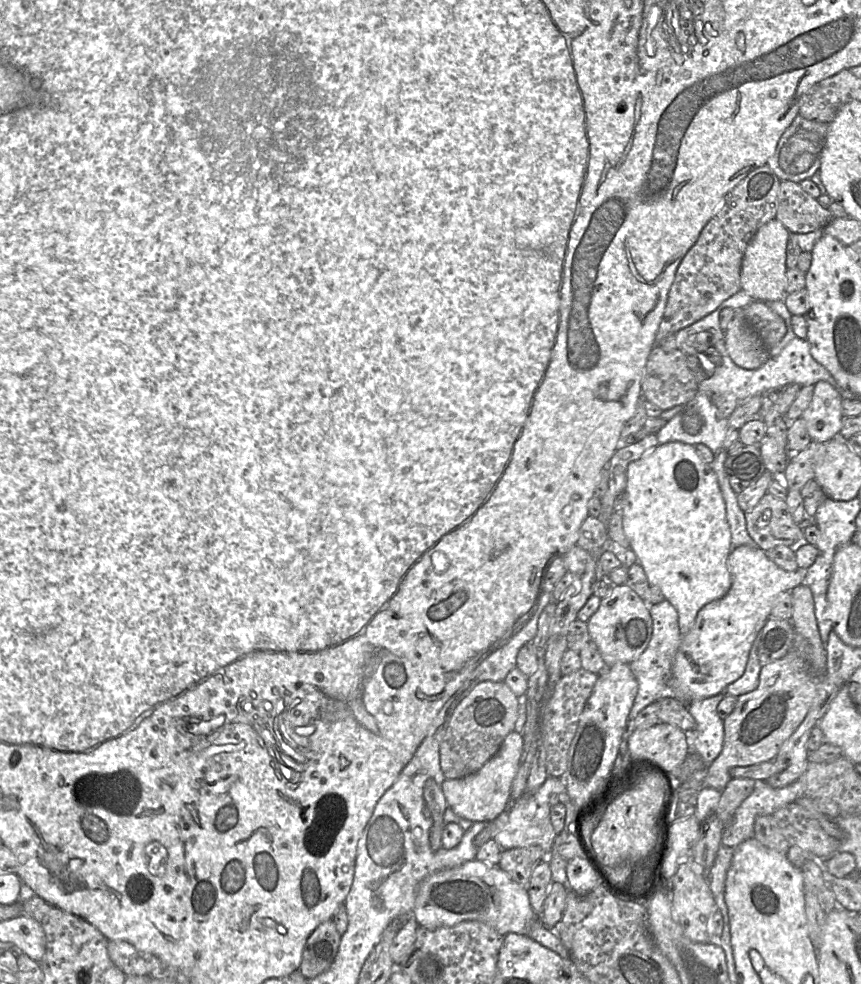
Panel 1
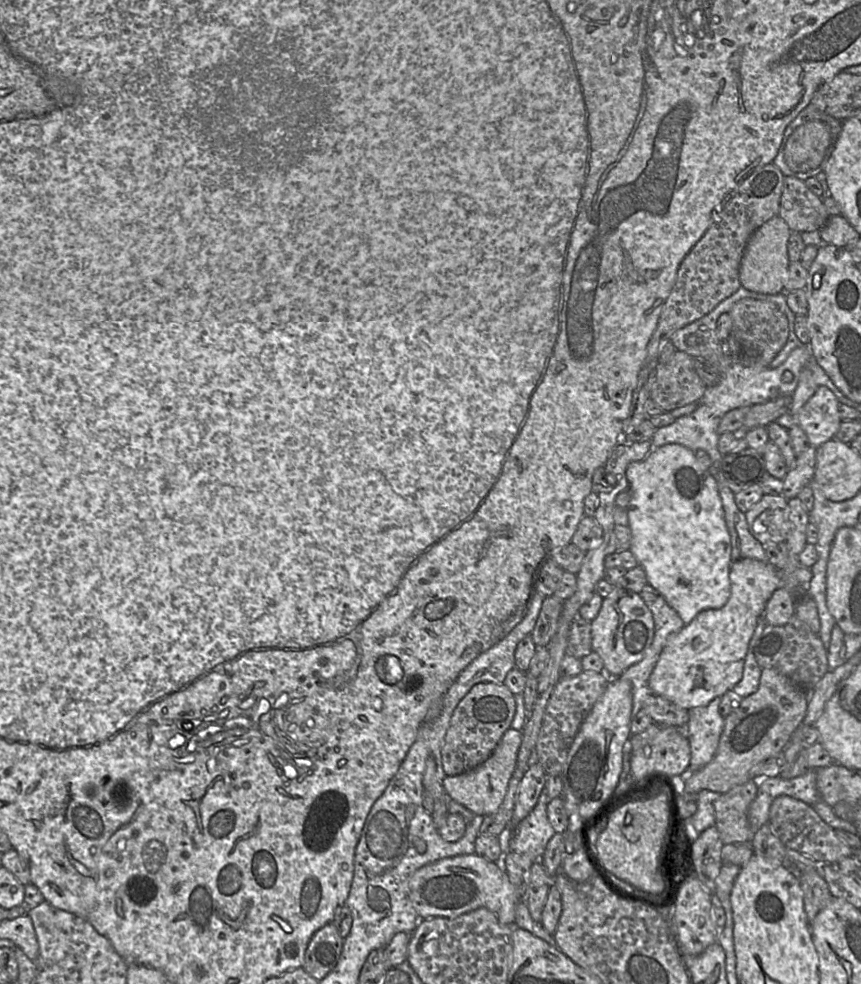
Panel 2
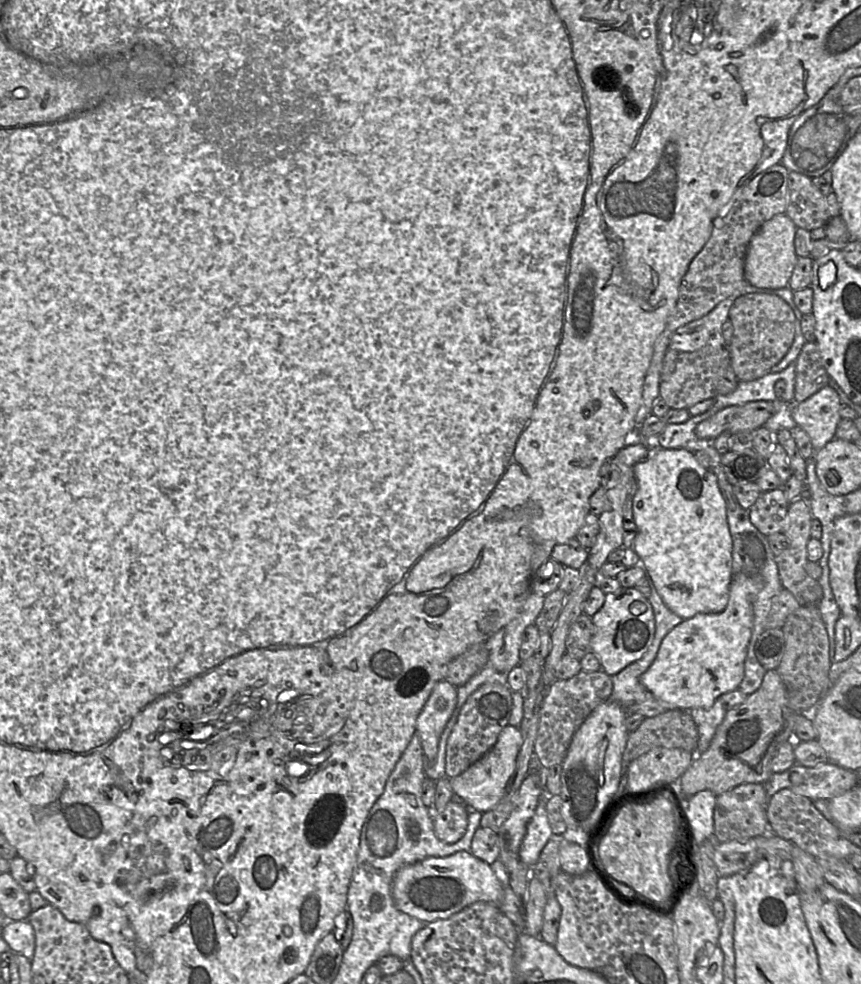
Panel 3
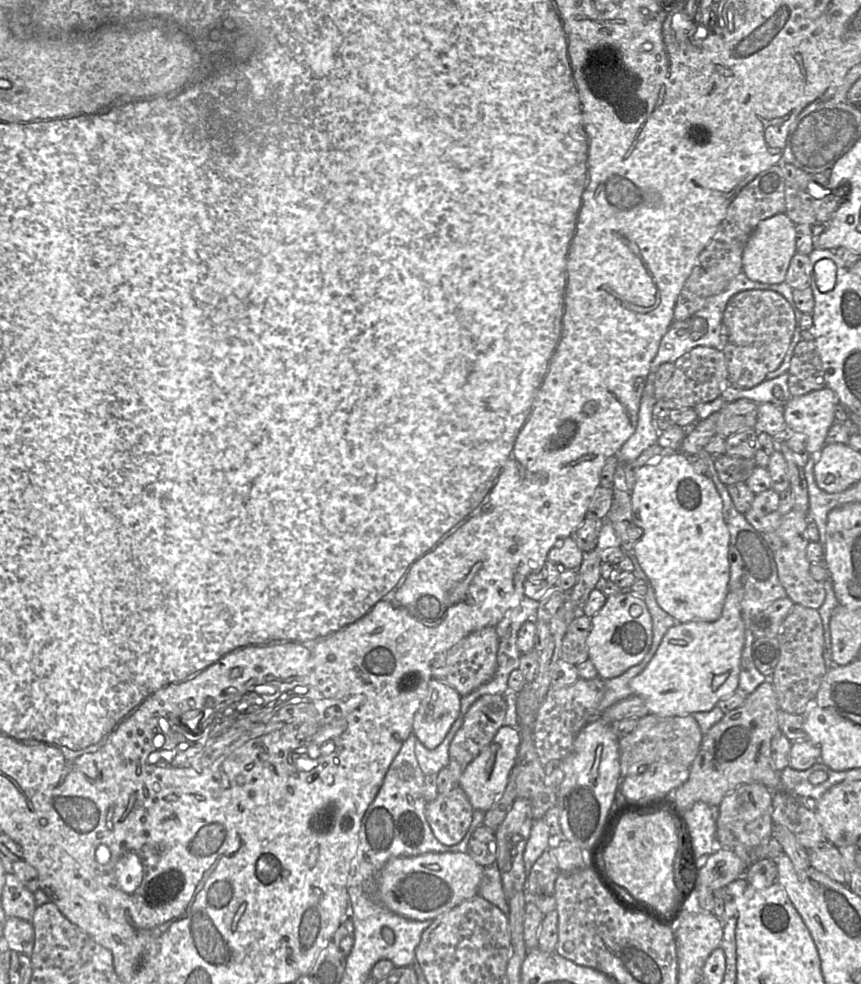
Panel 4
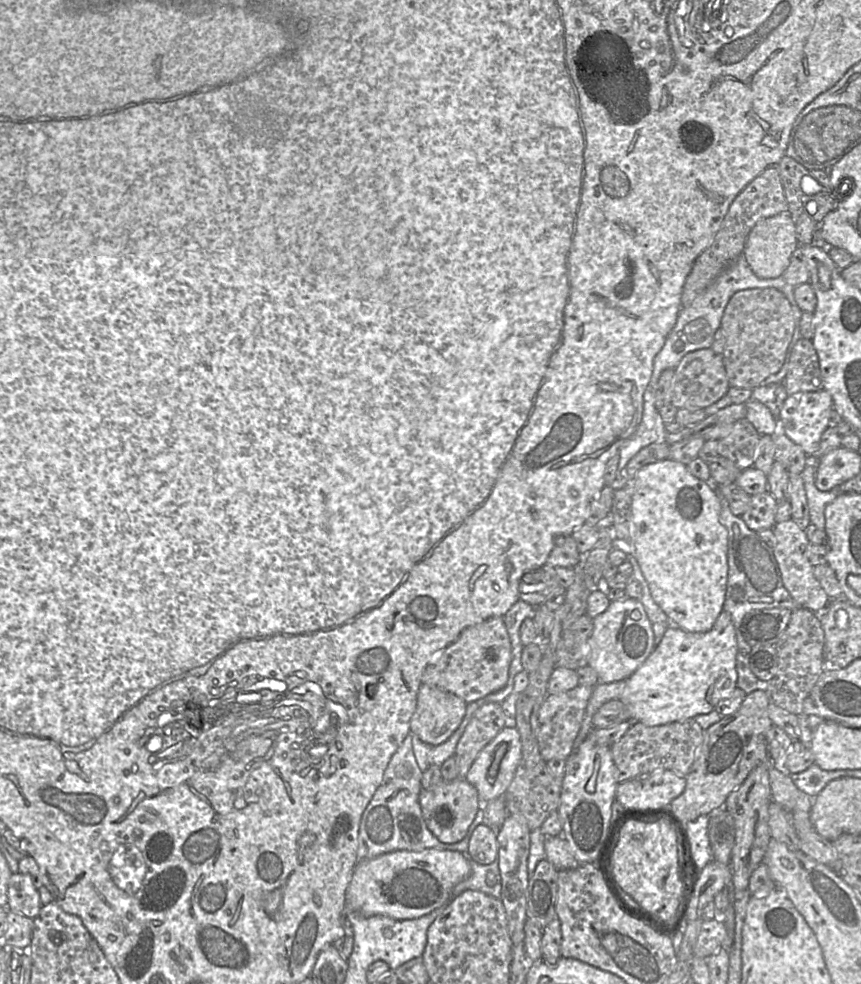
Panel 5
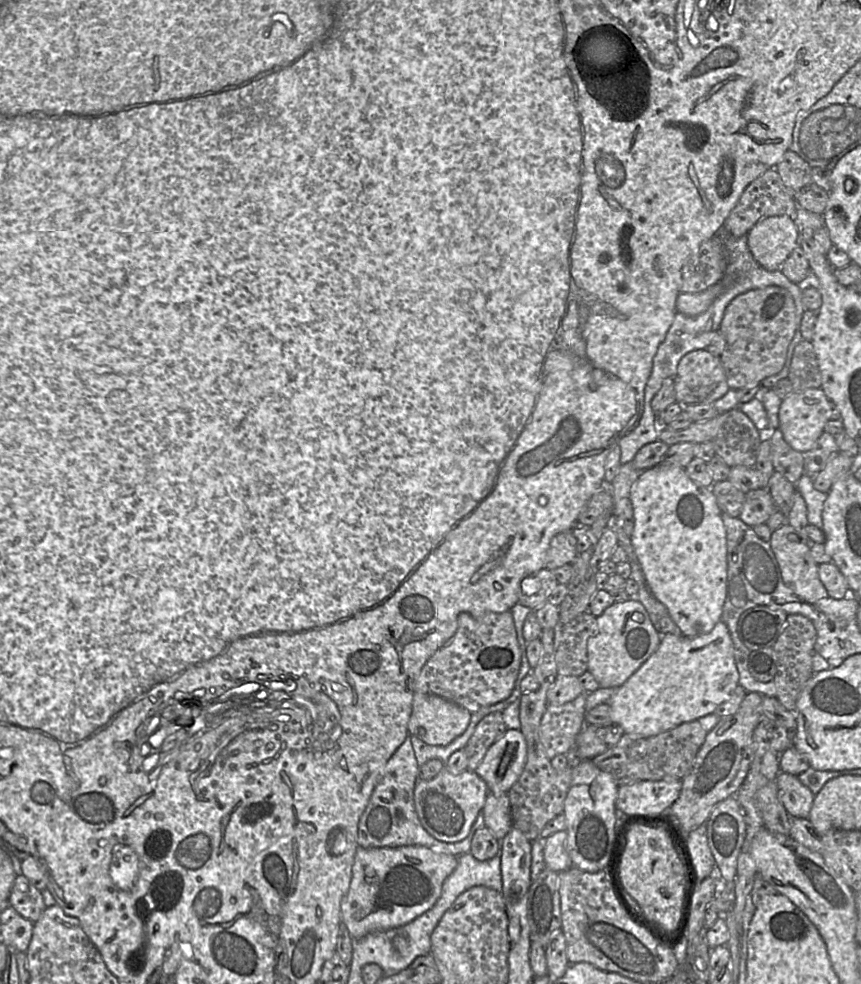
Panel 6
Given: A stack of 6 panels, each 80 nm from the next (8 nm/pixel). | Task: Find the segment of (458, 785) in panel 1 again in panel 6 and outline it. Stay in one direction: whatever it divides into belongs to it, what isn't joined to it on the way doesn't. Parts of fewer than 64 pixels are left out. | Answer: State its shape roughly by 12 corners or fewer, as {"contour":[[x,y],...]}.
{"contour":[[507,729],[475,772],[489,792],[504,794],[521,775],[526,742]]}

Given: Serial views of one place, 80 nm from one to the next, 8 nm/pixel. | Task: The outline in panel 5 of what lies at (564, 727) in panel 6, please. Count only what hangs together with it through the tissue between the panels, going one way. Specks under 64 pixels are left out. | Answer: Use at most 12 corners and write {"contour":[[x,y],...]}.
{"contour":[[594,687],[548,694],[538,712],[544,761],[573,752]]}

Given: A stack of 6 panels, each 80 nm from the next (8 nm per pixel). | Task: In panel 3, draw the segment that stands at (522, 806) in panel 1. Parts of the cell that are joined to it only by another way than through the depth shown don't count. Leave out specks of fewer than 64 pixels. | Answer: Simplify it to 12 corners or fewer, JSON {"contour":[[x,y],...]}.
{"contour":[[545,800],[527,825],[520,861],[533,867],[552,835]]}

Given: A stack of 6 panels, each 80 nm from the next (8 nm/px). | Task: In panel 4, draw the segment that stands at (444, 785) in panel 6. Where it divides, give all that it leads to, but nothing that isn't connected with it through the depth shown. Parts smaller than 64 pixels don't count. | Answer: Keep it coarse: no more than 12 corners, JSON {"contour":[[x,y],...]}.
{"contour":[[458,786],[426,804],[427,822],[447,846],[467,834],[474,808]]}

